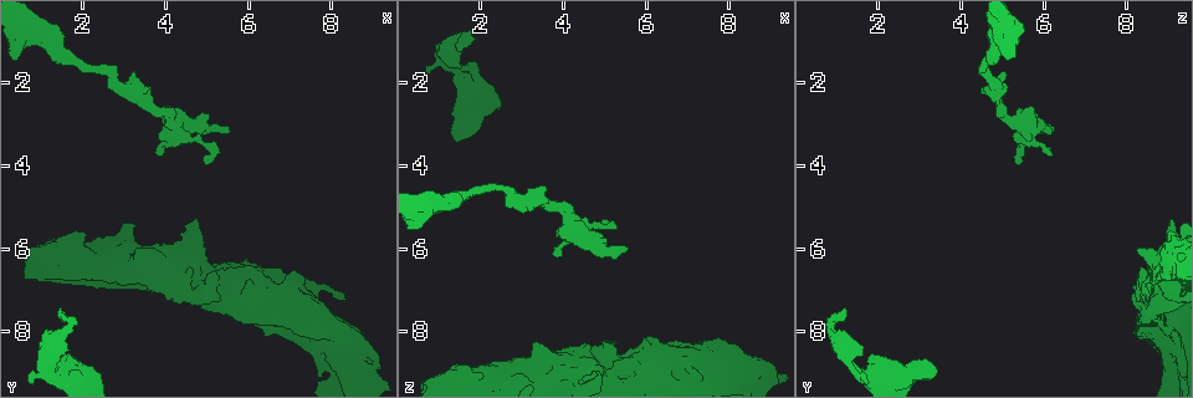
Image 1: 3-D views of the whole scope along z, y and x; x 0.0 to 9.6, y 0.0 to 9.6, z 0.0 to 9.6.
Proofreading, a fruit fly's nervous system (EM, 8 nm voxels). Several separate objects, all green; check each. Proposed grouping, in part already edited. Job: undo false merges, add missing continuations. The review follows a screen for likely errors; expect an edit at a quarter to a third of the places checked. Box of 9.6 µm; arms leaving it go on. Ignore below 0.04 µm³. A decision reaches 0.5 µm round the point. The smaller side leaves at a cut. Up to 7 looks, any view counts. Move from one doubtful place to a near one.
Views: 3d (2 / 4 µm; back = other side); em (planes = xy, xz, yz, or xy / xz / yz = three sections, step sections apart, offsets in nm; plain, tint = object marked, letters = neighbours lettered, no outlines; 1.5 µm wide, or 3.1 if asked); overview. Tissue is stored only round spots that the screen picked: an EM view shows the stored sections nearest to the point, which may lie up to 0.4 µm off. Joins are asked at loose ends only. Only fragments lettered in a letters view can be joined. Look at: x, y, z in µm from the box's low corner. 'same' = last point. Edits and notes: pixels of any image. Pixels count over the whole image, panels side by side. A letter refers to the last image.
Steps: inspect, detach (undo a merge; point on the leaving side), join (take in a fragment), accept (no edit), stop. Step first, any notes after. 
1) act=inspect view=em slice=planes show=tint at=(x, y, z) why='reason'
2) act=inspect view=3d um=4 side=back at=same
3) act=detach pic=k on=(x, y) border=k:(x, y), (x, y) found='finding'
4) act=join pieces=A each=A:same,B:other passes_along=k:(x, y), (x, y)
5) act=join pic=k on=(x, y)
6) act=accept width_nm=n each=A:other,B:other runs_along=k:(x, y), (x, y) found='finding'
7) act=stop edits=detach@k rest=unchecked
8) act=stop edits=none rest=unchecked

act=inspect view=em slice=yz step=8 show=tint at=(5.45, 3.30, 6.00) why='an open end'

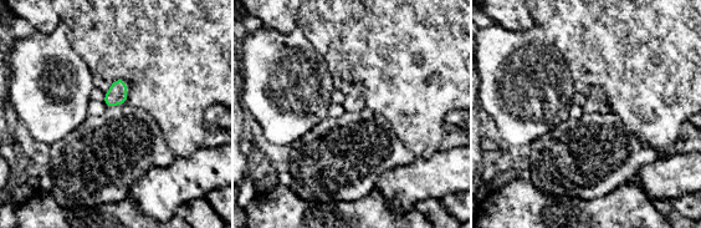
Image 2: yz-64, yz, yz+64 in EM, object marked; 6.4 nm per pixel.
act=inspect view=em slice=planes show=letters at=same

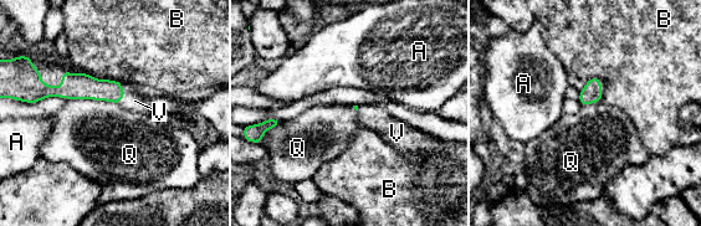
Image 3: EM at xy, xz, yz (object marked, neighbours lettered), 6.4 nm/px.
act=join pieces=V each=A:other,B:other,Q:other,V:same passes_along=3:(87, 87), (124, 94), (134, 101) found='it goes on there'

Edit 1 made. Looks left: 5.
act=inspect view=overview why='redraw'

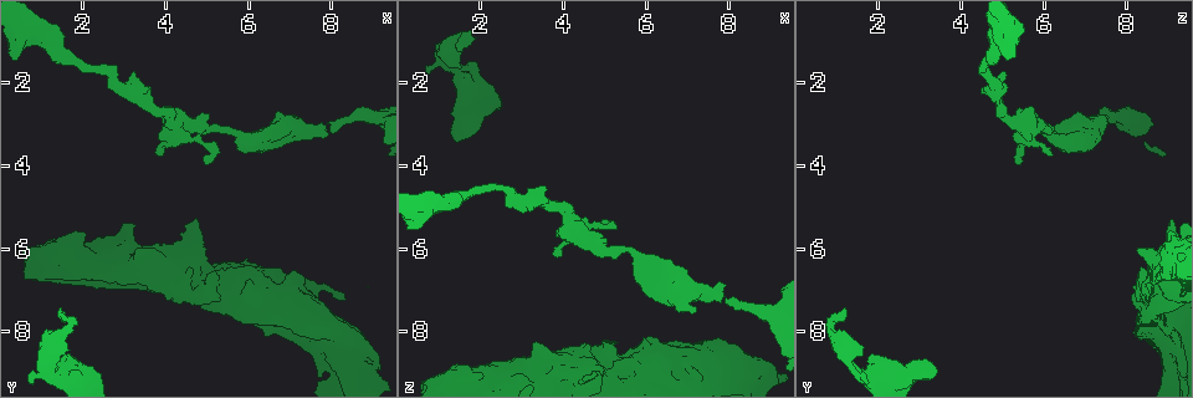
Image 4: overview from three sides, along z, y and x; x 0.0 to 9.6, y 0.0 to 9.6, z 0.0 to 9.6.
act=inspect view=em slice=xy step=4 show=tint at=(3.40, 6.05, 8.25) why='stops while still wide'

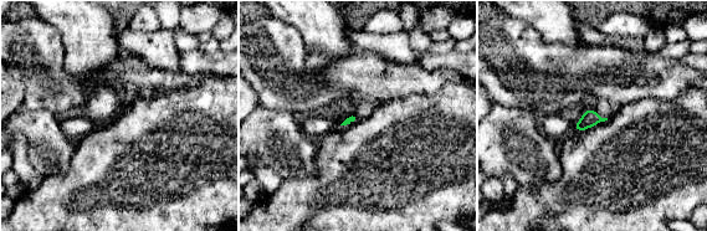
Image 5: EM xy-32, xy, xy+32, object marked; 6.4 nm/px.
act=inspect view=em slice=planes show=letters at=same why='another direction'

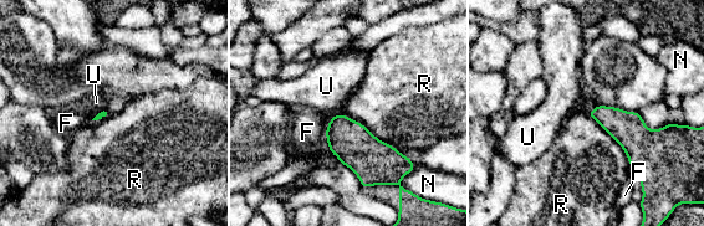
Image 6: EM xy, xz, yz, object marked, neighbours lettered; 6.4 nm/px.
act=accept each=F:other,N:other,R:other,U:other found='none of them fits'

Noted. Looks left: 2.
act=inspect view=em slice=planes show=letters at=(1.45, 7.50, 1.25)

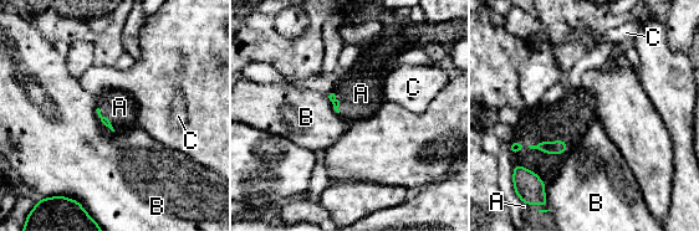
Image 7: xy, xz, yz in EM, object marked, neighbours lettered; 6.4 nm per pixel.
act=join pieces=A each=A:same,B:other,C:other found='the neuron continues'

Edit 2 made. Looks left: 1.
act=stop edits=join@3,join@7 rest=unchecked

